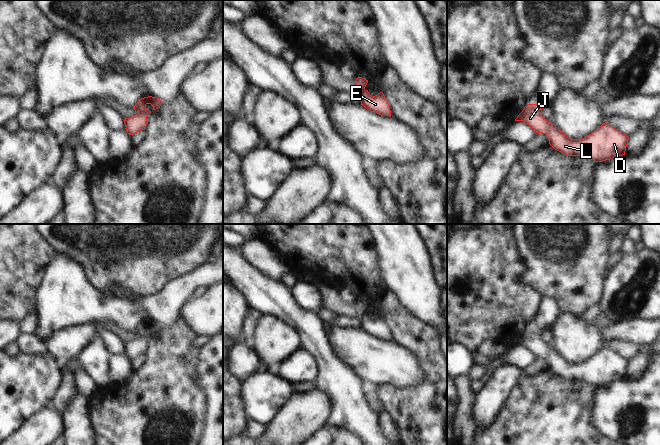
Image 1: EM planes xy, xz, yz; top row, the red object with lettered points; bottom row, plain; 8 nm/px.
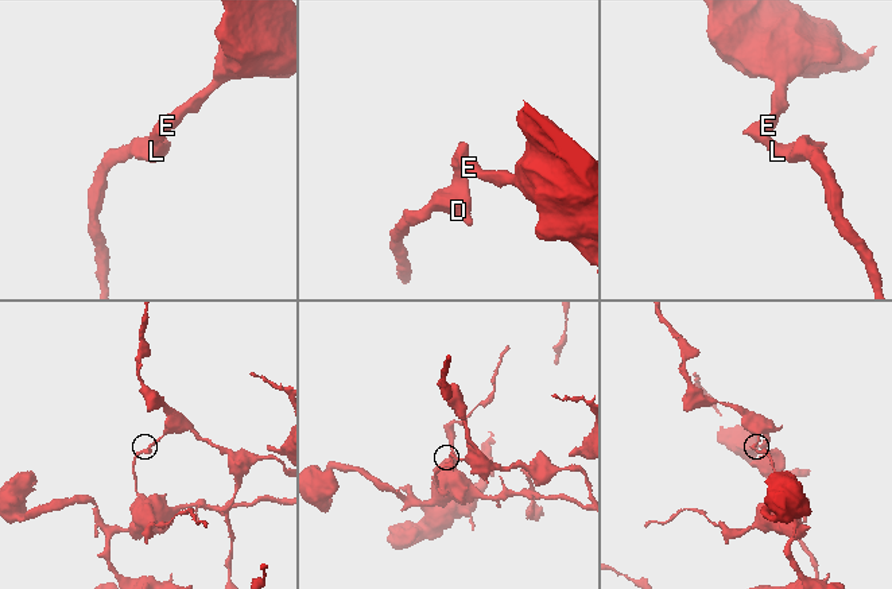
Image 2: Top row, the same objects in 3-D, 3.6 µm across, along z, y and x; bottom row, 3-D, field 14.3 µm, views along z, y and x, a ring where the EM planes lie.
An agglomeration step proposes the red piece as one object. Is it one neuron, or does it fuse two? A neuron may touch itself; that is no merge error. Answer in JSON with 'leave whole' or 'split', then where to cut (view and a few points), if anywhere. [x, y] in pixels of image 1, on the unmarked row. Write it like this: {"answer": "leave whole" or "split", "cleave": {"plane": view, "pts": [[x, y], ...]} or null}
{"answer": "split", "cleave": {"plane": "xy", "pts": [[134, 330], [146, 339]]}}

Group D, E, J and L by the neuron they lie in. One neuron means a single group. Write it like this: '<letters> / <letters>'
D J L / E

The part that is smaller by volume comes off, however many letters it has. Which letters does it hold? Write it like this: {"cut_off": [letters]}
{"cut_off": ["E"]}

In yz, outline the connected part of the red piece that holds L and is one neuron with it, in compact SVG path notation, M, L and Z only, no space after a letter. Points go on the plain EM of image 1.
M537 328L526 329L515 345L523 345L536 357L546 358L549 368L555 374L568 380L580 380L594 386L603 386L625 379L629 363L607 346L584 362L571 363L542 340L542 332Z

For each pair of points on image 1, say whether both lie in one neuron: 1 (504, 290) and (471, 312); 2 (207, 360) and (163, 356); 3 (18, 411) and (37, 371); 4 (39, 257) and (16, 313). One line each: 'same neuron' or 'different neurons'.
1: same neuron
2: different neurons
3: same neuron
4: same neuron

